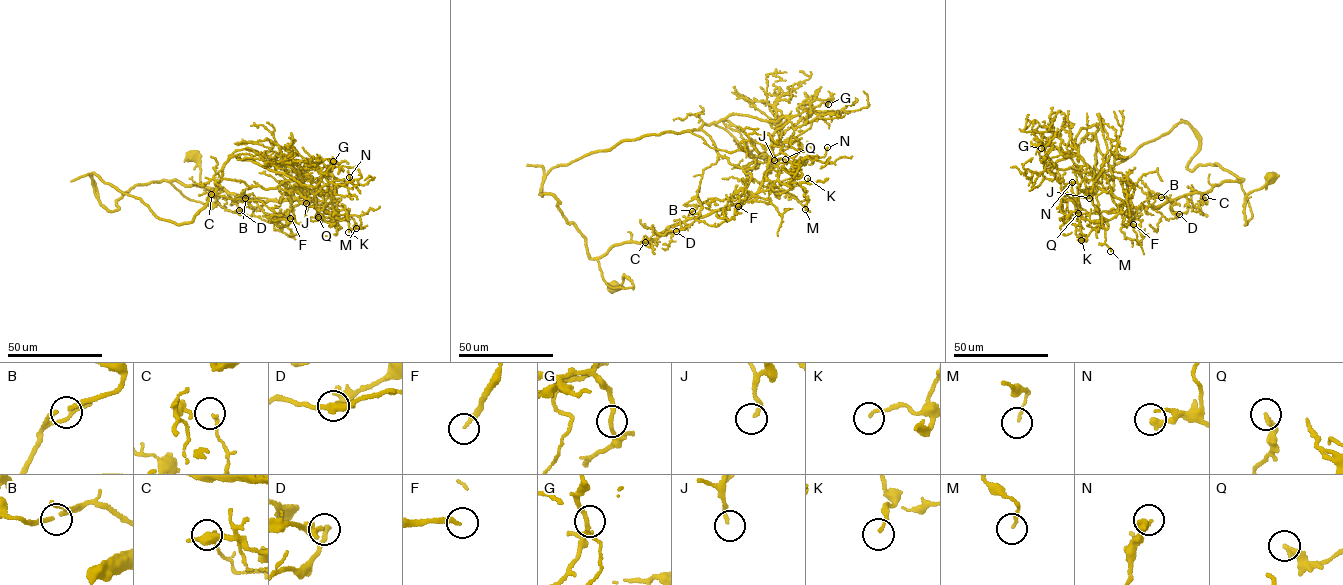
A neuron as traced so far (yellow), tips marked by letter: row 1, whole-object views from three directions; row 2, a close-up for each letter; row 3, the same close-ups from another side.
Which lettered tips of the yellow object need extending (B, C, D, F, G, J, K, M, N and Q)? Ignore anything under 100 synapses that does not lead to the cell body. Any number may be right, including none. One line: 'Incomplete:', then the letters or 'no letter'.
Incomplete: no letter

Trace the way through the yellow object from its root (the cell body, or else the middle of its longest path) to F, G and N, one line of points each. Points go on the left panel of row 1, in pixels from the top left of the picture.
F: (193, 156), (216, 203), (185, 197), (170, 182), (297, 199), (282, 181), (290, 218)
G: (193, 156), (201, 184), (216, 199), (210, 205), (170, 182), (292, 201), (301, 194), (299, 168), (333, 161)
N: (193, 156), (216, 201), (205, 205), (170, 182), (265, 202), (309, 196), (331, 214), (307, 195), (349, 177)

